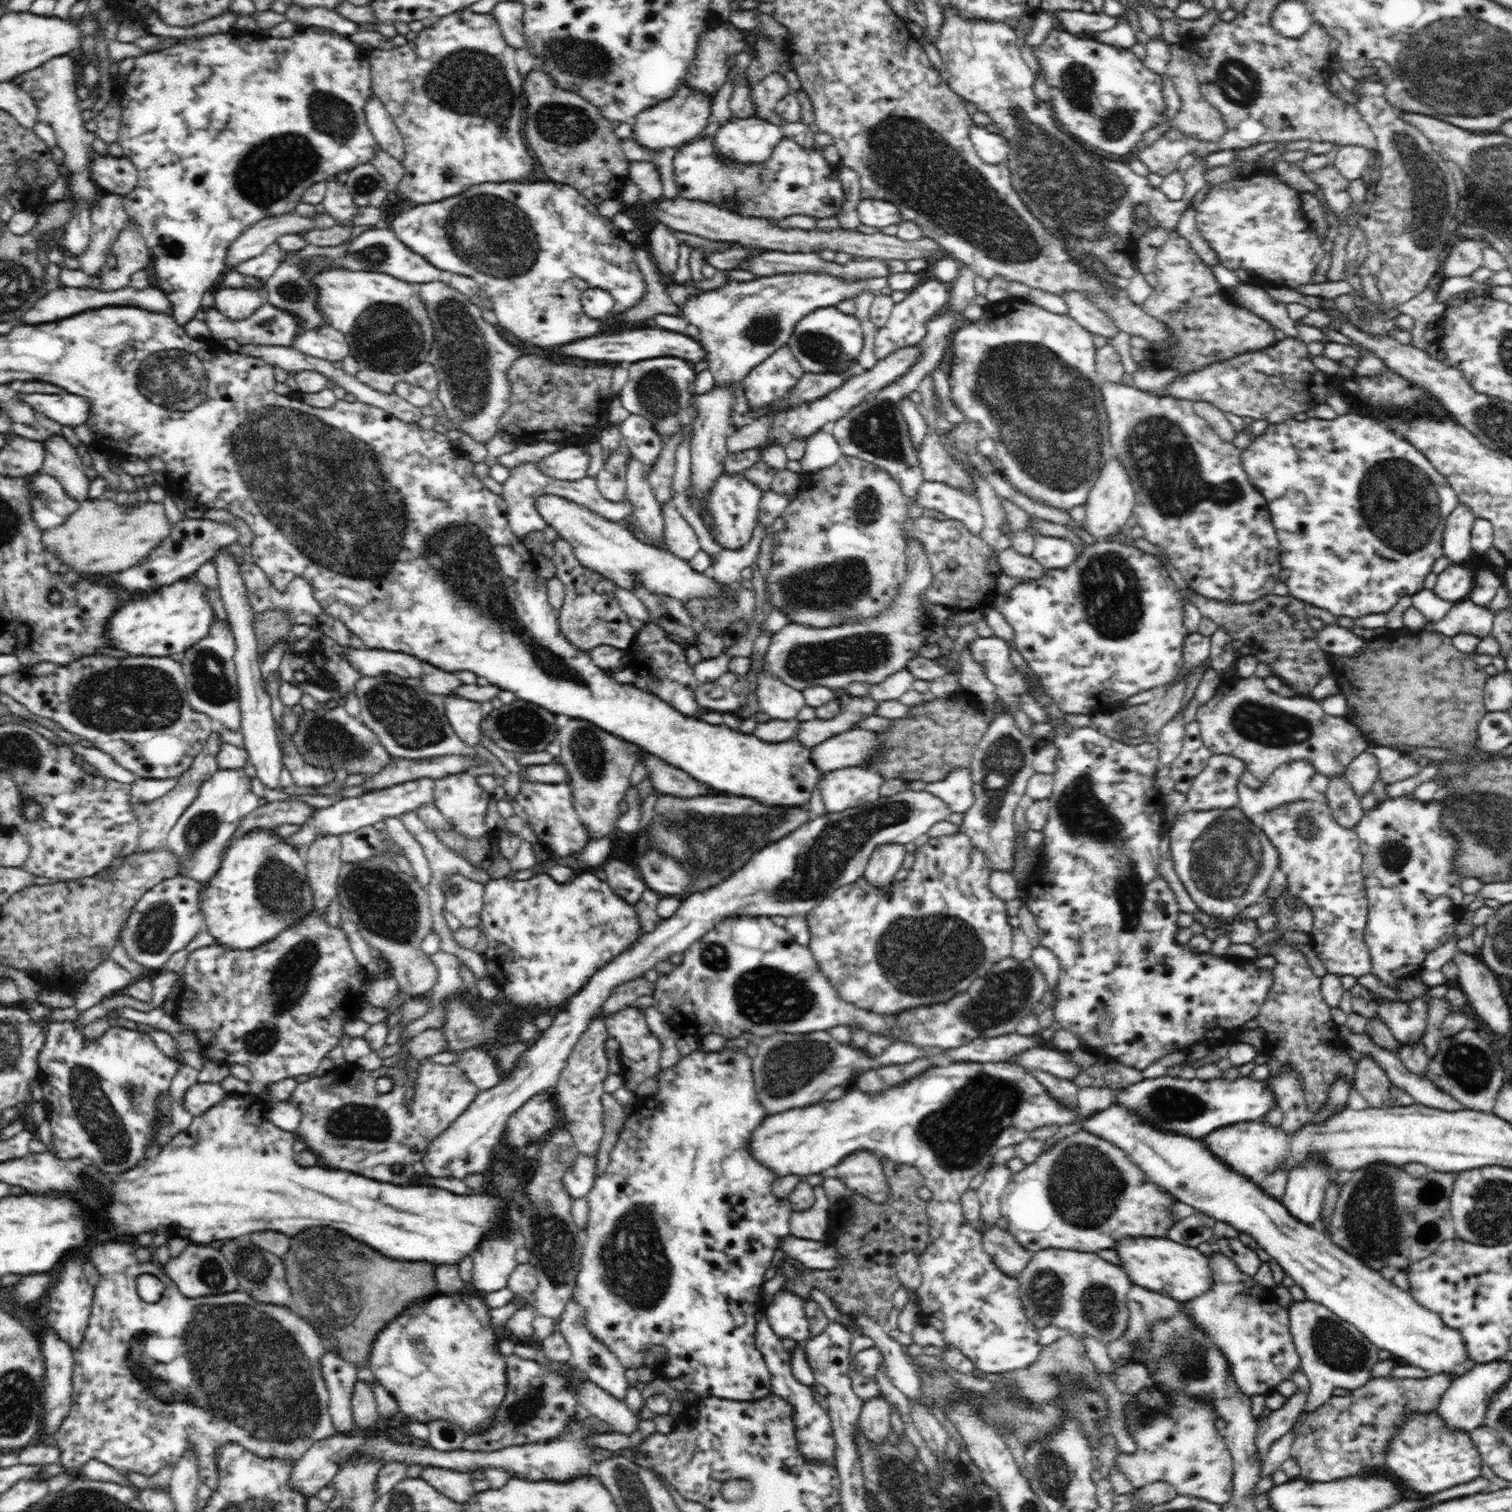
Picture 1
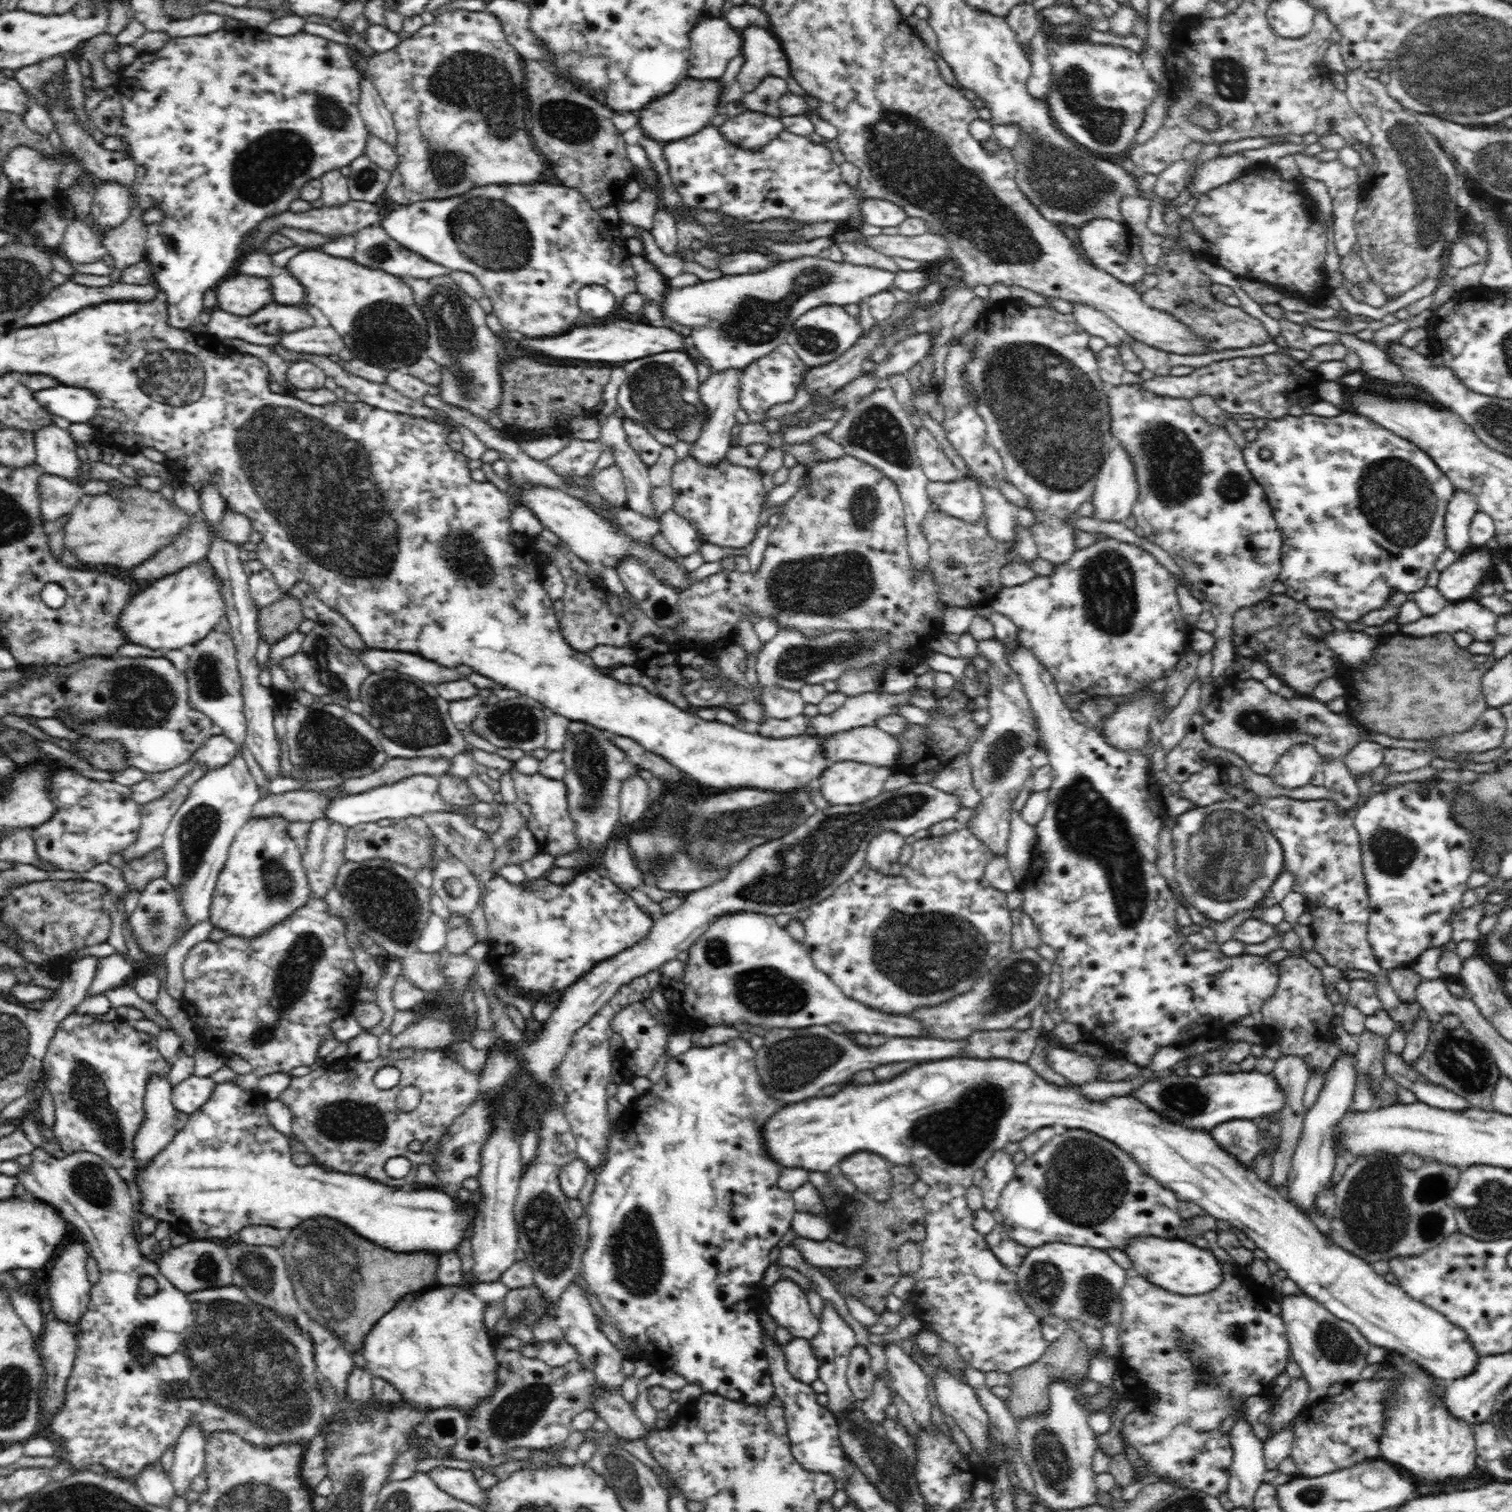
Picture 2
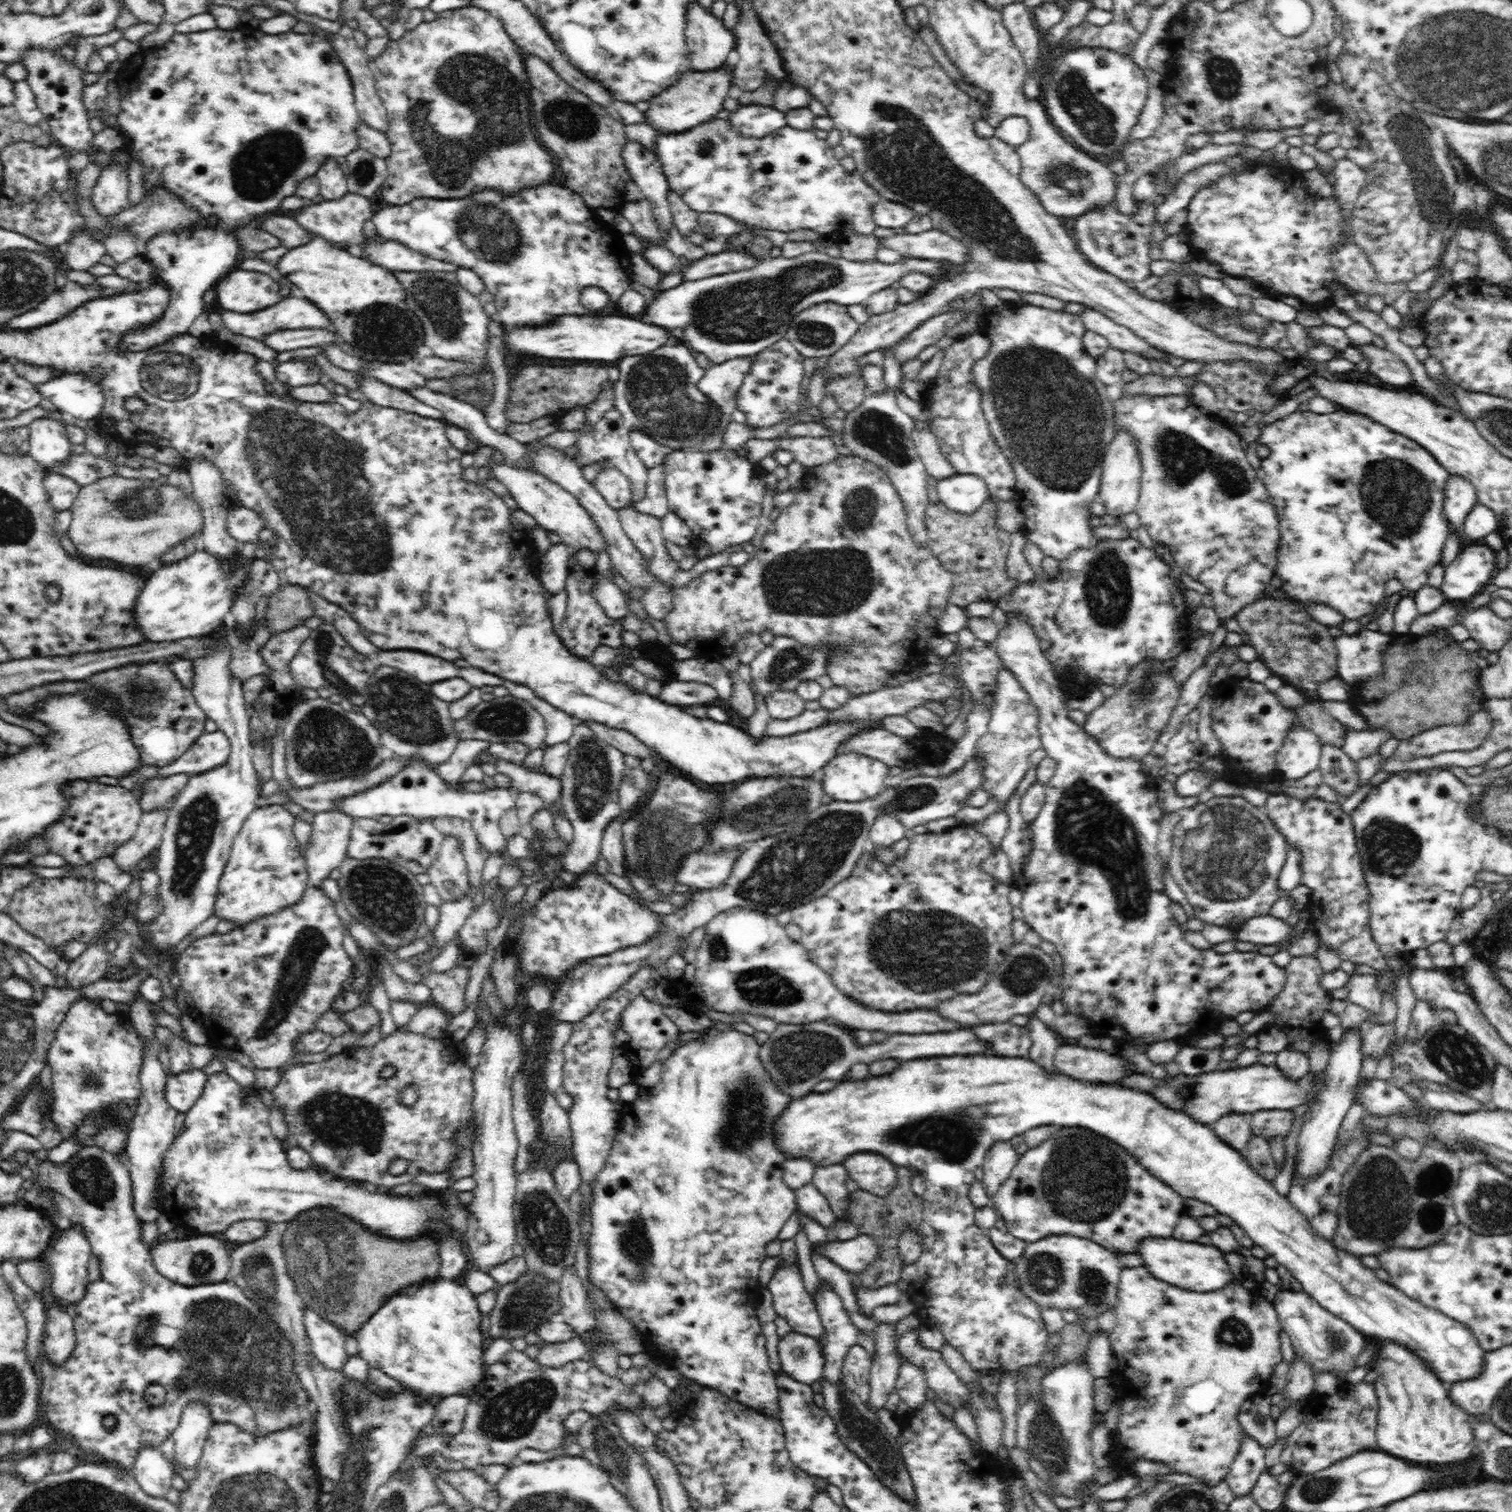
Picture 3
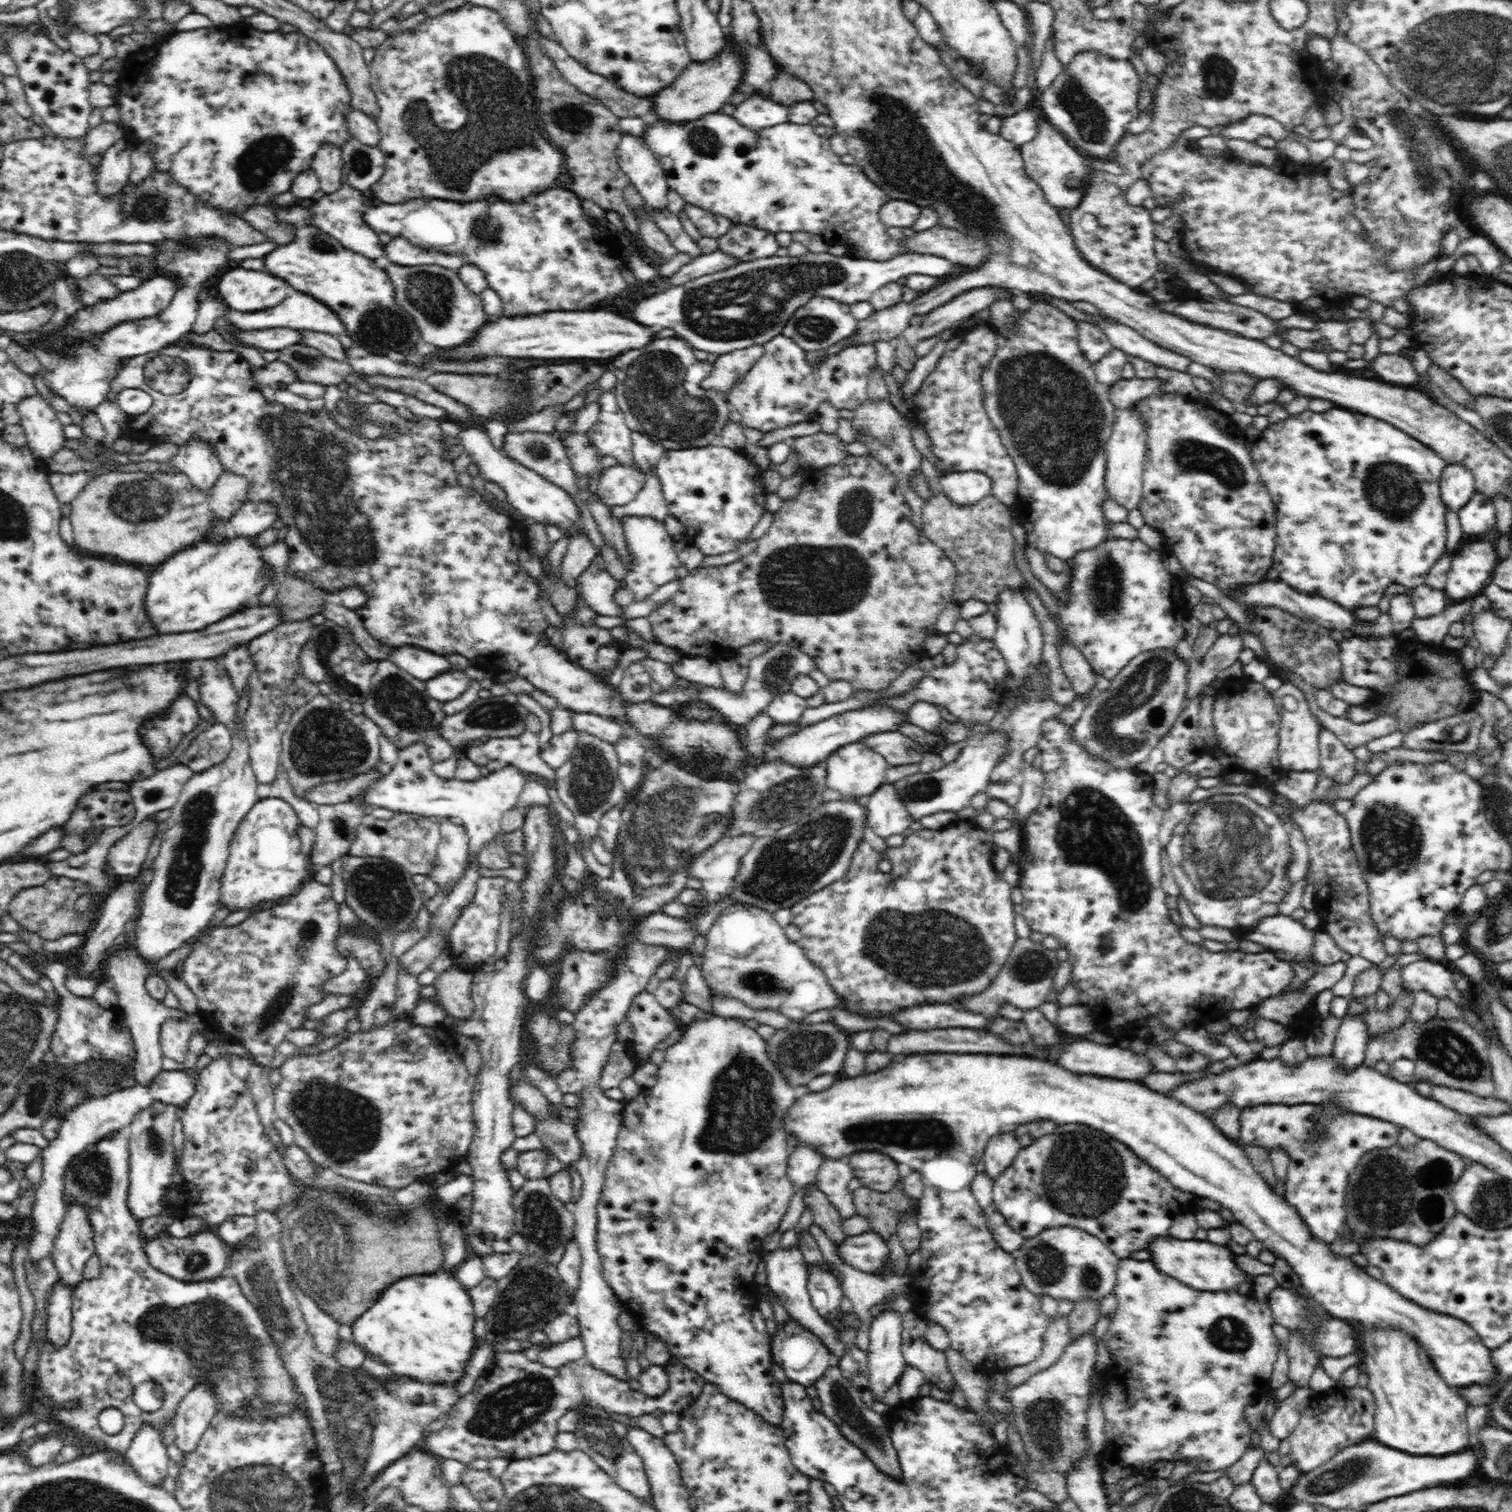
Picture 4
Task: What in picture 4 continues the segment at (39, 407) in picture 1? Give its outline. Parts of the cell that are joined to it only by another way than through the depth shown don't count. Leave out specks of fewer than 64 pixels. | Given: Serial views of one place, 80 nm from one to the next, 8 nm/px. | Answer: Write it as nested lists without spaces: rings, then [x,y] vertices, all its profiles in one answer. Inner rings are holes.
[[[200,237],[180,242],[162,241],[158,244],[162,245],[162,250],[153,259],[155,265],[162,274],[175,278],[179,284],[170,306],[154,319],[127,321],[102,332],[92,340],[82,342],[76,352],[66,358],[56,358],[54,367],[44,371],[46,388],[64,398],[72,409],[87,408],[94,412],[98,404],[102,404],[102,400],[109,396],[111,380],[118,374],[124,359],[157,354],[171,342],[178,341],[184,334],[191,332],[200,304],[198,294],[204,290],[204,282],[221,275],[231,266],[229,253],[232,245],[223,239]]]

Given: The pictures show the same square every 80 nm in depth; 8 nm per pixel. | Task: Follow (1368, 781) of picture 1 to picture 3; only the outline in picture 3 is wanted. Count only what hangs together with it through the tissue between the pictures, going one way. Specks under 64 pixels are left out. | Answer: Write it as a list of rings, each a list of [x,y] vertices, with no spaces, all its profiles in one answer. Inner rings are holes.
[[[1345,726],[1343,751],[1354,761],[1362,760],[1366,756],[1379,754],[1380,745],[1392,737],[1386,729],[1376,729],[1369,726],[1366,730],[1352,730]]]

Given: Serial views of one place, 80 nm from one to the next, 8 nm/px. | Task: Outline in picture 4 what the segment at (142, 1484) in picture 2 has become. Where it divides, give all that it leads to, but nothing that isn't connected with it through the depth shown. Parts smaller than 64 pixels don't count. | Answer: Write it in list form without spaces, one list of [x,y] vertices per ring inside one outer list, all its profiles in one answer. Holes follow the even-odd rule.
[[[140,1426],[125,1457],[148,1486],[158,1486],[168,1476],[169,1457],[157,1428]]]

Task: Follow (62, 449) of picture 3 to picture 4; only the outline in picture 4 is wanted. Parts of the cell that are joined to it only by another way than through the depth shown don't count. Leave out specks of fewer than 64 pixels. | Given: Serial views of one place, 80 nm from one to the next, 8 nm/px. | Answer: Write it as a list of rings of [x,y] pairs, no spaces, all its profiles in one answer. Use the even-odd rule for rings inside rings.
[[[36,392],[34,396],[24,396],[15,406],[15,419],[22,425],[27,448],[36,459],[46,461],[64,448],[63,425],[50,403]]]

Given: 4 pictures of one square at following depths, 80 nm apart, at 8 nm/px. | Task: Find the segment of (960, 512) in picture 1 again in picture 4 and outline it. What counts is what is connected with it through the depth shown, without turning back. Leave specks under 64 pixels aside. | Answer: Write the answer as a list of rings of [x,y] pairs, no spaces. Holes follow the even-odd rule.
[[[948,472],[939,477],[939,488],[958,506],[970,506],[991,494],[992,481],[984,472]]]

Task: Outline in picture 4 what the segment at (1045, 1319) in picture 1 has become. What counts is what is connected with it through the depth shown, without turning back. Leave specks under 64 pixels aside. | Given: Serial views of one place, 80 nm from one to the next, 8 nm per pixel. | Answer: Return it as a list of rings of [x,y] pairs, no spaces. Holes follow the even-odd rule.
[[[1062,1226],[1060,1228],[1046,1228],[1040,1234],[1025,1239],[1022,1248],[1011,1253],[1016,1261],[1016,1269],[1021,1277],[1022,1286],[1028,1291],[1041,1297],[1048,1294],[1056,1300],[1084,1300],[1089,1298],[1100,1302],[1106,1294],[1114,1293],[1117,1284],[1117,1269],[1120,1259],[1098,1237],[1080,1228]]]

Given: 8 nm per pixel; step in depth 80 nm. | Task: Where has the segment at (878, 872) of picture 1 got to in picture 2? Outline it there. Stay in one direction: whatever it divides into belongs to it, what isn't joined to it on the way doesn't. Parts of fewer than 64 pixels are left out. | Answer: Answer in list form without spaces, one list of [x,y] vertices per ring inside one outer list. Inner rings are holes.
[[[884,830],[882,834],[876,834],[869,841],[865,866],[874,872],[884,872],[898,860],[904,844],[904,837],[891,830]]]

